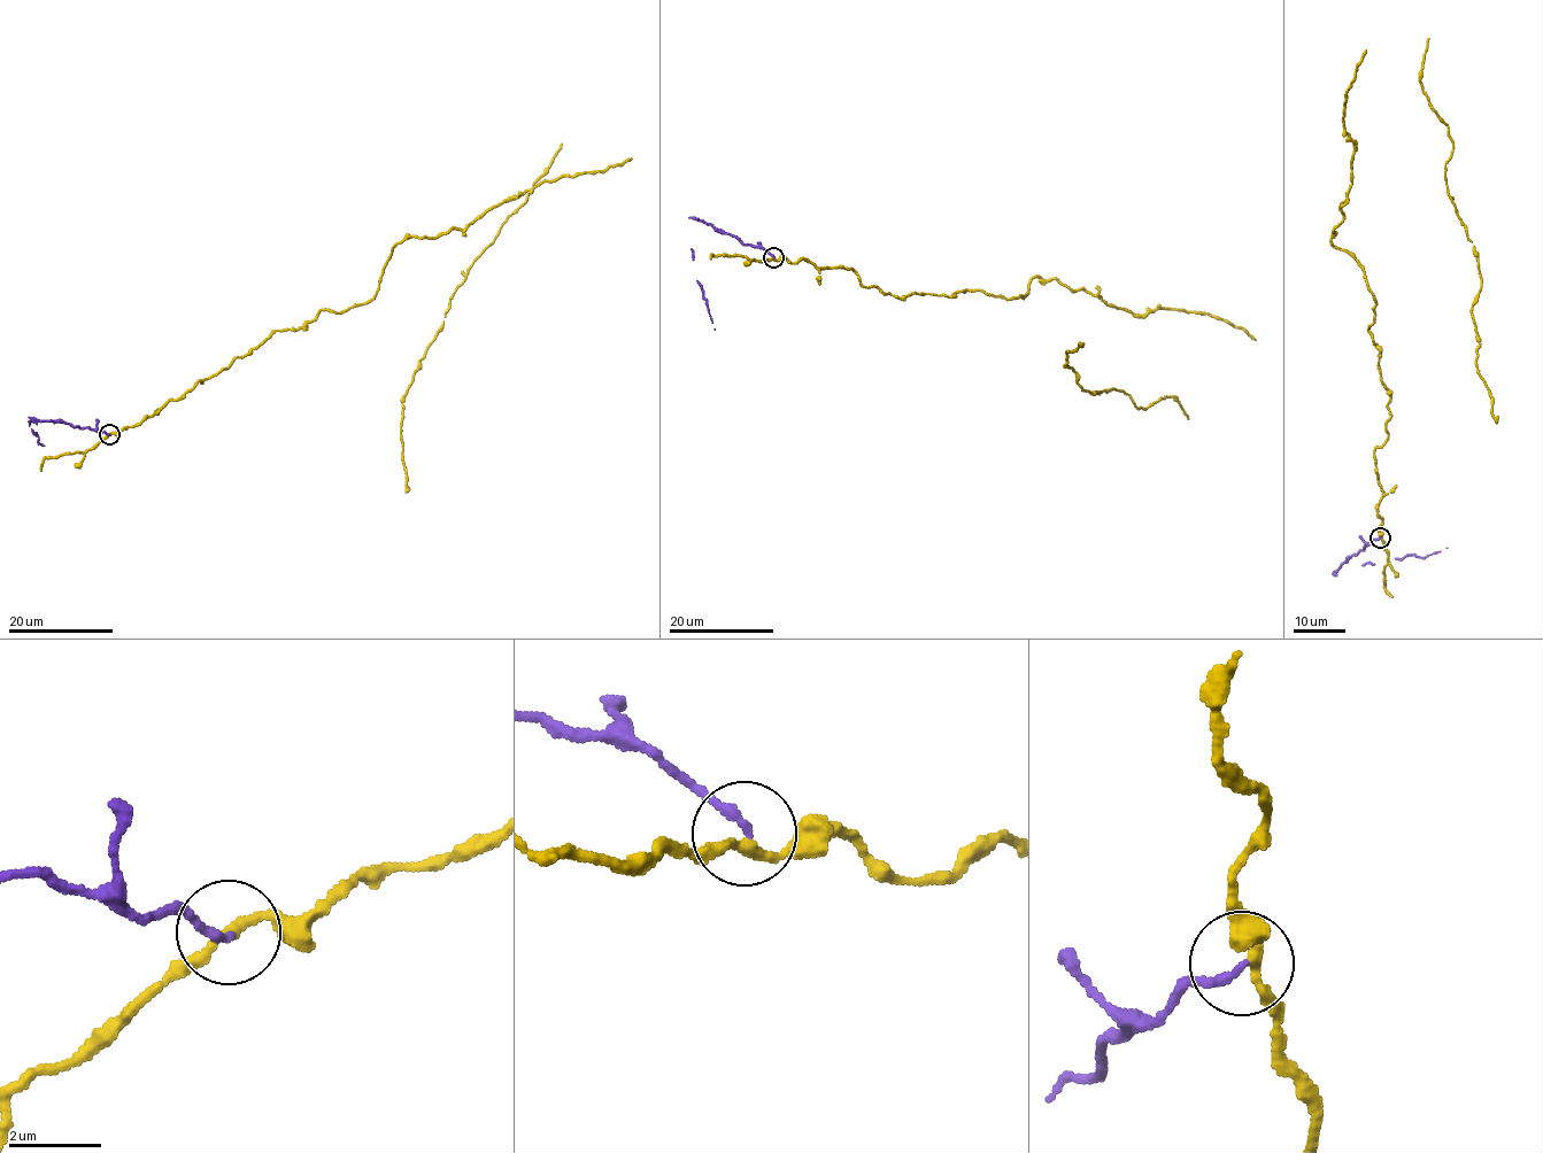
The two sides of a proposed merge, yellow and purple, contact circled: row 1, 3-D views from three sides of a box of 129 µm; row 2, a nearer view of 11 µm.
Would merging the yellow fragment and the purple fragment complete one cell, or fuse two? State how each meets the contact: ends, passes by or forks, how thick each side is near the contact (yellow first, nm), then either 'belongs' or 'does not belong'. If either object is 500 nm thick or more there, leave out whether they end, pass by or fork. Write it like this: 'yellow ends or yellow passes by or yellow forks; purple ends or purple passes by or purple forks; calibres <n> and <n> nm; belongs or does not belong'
yellow passes by; purple ends; calibres 200 and 190 nm; does not belong

